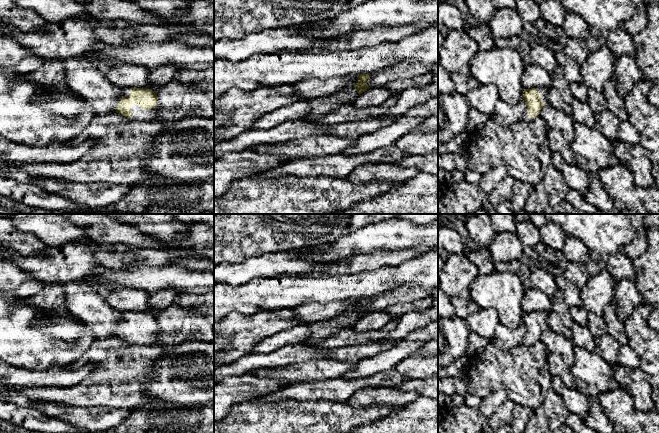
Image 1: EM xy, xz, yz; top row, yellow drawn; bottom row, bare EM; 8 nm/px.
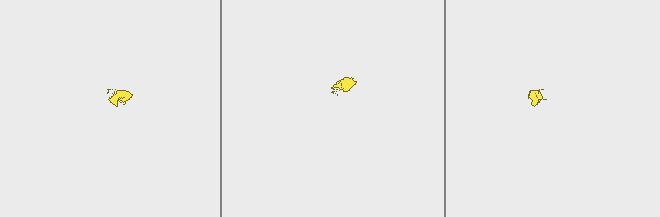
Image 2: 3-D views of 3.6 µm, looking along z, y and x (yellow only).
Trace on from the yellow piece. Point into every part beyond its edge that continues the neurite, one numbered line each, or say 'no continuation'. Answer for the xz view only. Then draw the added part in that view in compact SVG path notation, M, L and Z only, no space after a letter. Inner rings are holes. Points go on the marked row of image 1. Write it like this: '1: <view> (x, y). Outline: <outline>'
1: xz (321, 106). Outline: M351 84L344 89L340 89L336 93L312 99L312 110L303 118L303 120L317 122L341 105L353 105L358 96L358 90L354 88L354 84Z

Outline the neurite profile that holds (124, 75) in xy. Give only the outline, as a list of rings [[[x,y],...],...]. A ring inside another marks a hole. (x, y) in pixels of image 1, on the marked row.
[[[122,63],[111,67],[105,77],[111,84],[120,89],[123,88],[145,88],[154,92],[160,89],[149,80],[150,70],[139,65]]]

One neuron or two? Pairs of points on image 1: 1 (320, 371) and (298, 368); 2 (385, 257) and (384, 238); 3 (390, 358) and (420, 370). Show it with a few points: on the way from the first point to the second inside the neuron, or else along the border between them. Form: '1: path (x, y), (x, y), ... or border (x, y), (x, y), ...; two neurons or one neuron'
1: path (315, 371), (303, 371); one neuron
2: border (408, 247), (400, 249), (375, 249), (362, 253); two neurons
3: border (410, 354), (393, 368); two neurons

